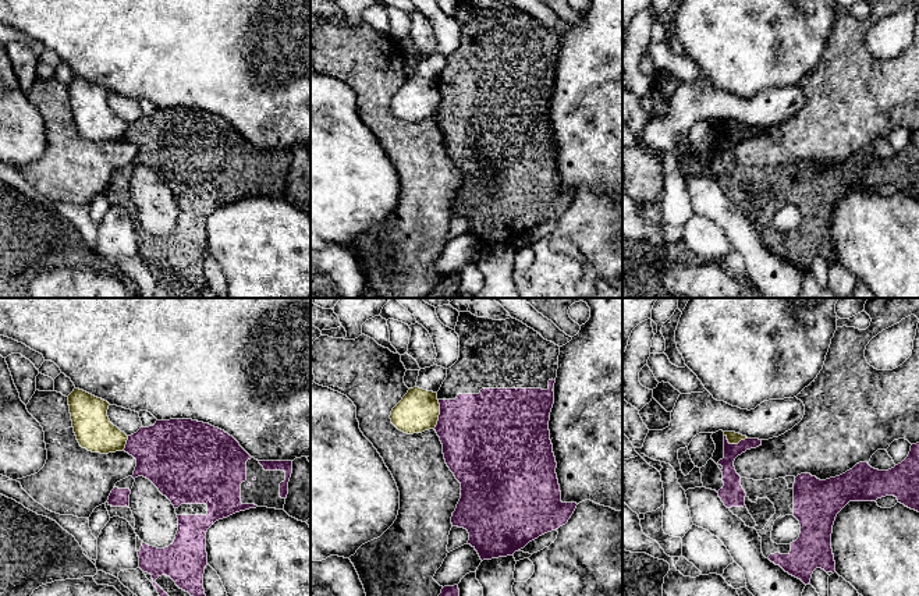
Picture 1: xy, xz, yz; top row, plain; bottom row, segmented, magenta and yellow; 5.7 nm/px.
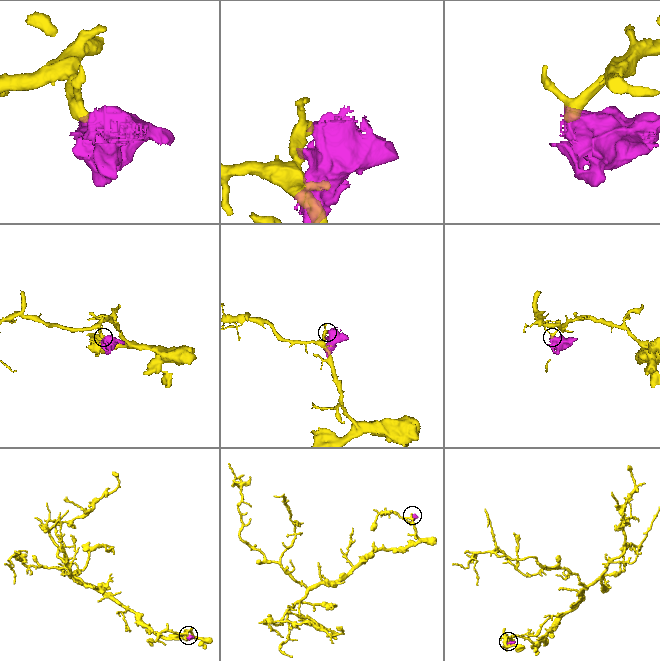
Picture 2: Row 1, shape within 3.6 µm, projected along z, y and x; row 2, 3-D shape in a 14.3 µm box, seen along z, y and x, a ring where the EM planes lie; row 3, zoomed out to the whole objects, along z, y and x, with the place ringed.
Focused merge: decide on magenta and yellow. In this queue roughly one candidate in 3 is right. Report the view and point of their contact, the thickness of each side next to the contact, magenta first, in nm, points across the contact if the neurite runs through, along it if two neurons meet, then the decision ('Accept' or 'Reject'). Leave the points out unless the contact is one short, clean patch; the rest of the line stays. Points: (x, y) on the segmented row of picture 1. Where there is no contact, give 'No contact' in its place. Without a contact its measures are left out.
Touches magenta at xz (440, 414). Thickness 440 nm (magenta) against 240 nm. Boundary: xz (439, 400), (439, 419), (433, 428). Reject

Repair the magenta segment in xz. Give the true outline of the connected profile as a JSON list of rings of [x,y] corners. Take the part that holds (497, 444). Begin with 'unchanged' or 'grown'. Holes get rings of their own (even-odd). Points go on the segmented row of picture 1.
grown; [[[460,312],[454,330],[460,337],[460,358],[447,369],[447,377],[437,391],[440,415],[434,428],[443,444],[446,464],[461,483],[461,499],[451,524],[468,531],[468,544],[482,561],[507,557],[565,525],[578,505],[561,501],[549,430],[560,347],[512,317],[493,320]]]

